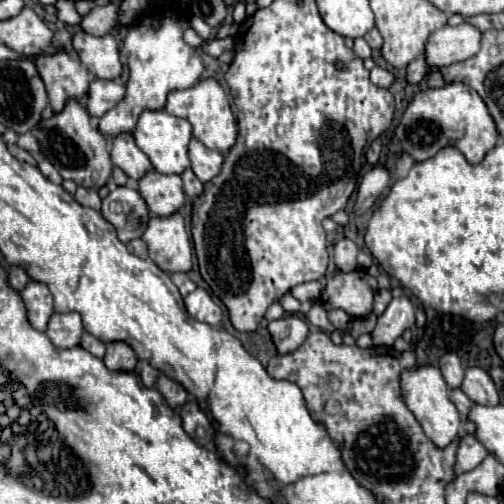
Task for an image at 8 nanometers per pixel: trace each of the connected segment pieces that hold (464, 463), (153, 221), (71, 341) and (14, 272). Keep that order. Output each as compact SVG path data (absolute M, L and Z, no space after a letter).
M464 435L456 453L456 463L454 463L454 473L466 473L472 471L474 467L478 467L482 463L482 459L486 457L486 449L484 445L472 437L472 435Z
M176 211L168 217L150 217L148 229L142 239L148 245L150 259L162 271L190 271L192 267L192 247L190 237L184 227L182 215Z
M76 311L68 313L54 313L48 321L46 335L58 349L70 349L76 347L82 335L82 319Z
M12 267L12 269L8 271L8 283L10 283L10 287L12 287L14 291L22 291L28 281L30 281L30 279L28 279L28 275L26 275L24 269Z

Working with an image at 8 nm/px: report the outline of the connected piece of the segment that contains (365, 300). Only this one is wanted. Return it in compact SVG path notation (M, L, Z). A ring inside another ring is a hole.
M338 271L328 279L322 299L330 309L344 309L350 317L364 317L372 311L376 291L376 279L368 271Z

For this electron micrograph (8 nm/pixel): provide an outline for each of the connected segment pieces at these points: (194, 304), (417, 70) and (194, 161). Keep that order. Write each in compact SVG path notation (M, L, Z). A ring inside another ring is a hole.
M196 289L196 291L188 293L188 295L184 297L184 305L186 305L188 315L190 315L194 321L202 321L202 323L208 323L208 325L214 325L214 327L220 325L222 311L220 311L220 307L210 299L210 295L208 295L204 289Z
M418 57L418 59L414 59L408 65L408 69L406 69L406 81L408 83L420 83L424 79L426 71L428 71L428 65L426 65L424 57Z
M192 137L190 145L188 145L188 157L190 157L190 169L196 173L196 177L206 183L212 177L218 175L218 169L222 167L222 153L220 151L212 151L206 149L198 139Z

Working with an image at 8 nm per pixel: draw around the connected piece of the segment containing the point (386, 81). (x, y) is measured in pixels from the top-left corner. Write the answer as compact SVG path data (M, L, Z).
M376 65L376 67L370 71L370 81L372 81L374 85L378 85L378 87L388 89L388 87L392 85L394 77L392 77L392 73L390 73L388 69L382 69L382 67L378 67L378 65Z

